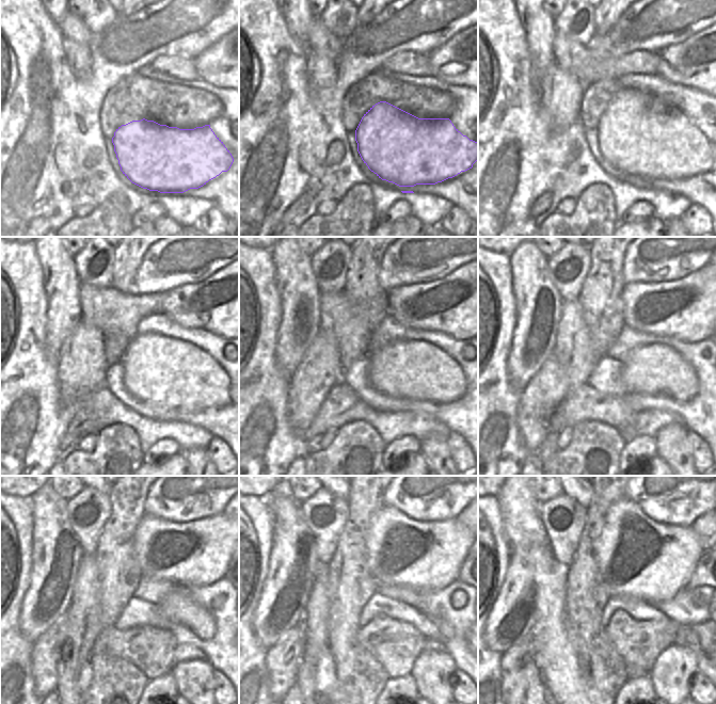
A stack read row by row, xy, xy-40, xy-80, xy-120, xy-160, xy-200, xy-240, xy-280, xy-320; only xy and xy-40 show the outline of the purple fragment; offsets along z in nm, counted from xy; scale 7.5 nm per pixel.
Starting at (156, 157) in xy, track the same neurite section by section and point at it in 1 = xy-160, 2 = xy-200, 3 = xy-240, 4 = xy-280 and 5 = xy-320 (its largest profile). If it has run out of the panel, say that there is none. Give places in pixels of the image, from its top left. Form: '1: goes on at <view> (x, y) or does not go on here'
1: goes on at xy-160 (415, 369)
2: goes on at xy-200 (650, 368)
3: goes on at xy-240 (179, 608)
4: goes on at xy-280 (446, 630)
5: goes on at xy-320 (686, 636)

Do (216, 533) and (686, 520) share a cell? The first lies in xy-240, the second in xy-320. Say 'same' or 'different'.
different

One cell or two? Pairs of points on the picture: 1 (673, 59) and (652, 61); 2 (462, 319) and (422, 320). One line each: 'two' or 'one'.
1: two
2: one

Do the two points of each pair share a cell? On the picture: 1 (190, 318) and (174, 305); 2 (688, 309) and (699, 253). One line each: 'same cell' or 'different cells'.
1: same cell
2: different cells

